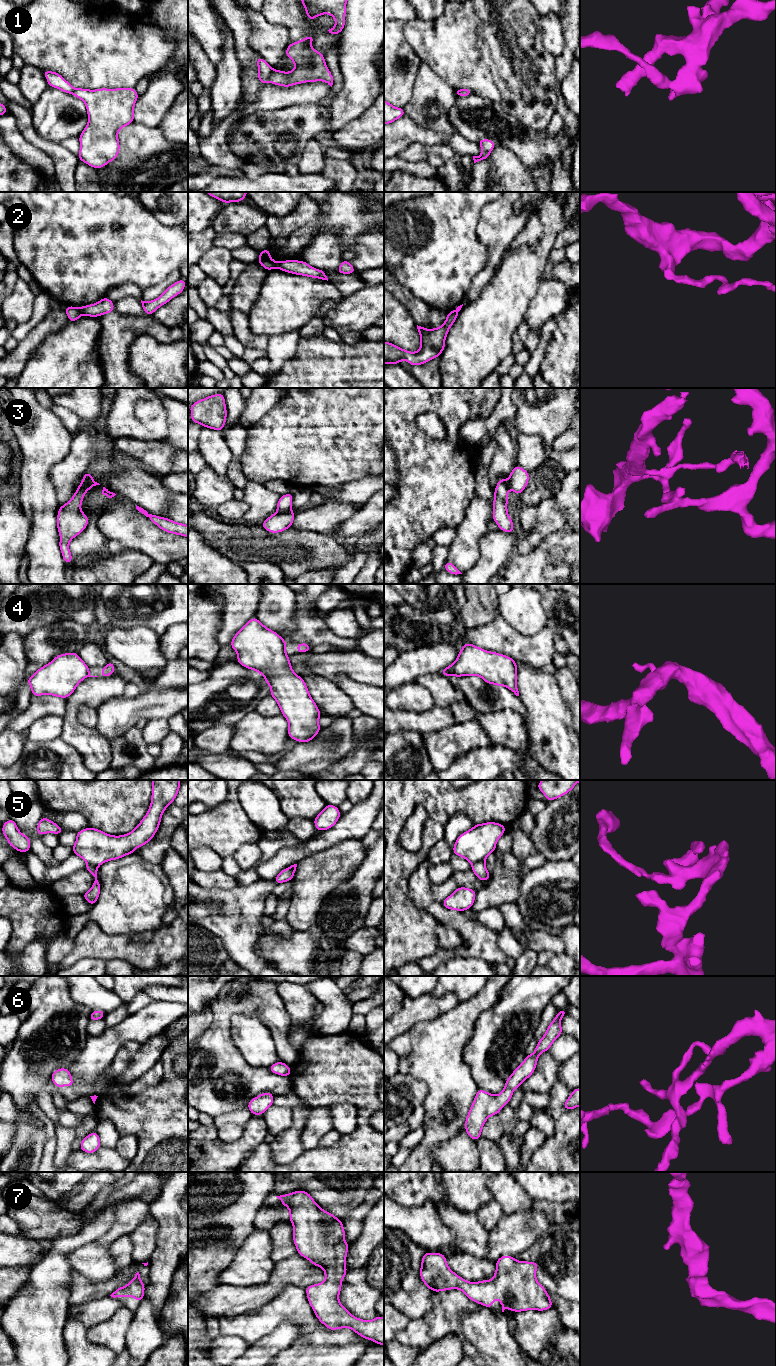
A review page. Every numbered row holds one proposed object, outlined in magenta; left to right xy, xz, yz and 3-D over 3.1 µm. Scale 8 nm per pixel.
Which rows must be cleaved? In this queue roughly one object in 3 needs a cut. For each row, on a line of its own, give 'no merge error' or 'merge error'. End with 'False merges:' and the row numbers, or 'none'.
1: merge error
2: merge error
3: merge error
4: merge error
5: merge error
6: no merge error
7: no merge error
False merges: 1, 2, 3, 4, 5

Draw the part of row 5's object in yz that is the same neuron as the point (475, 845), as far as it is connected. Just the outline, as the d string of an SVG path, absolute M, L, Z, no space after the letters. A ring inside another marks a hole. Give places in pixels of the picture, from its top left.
M496 822L476 825L460 834L453 846L453 854L469 861L472 865L485 861L495 850L496 843L505 833L506 826Z

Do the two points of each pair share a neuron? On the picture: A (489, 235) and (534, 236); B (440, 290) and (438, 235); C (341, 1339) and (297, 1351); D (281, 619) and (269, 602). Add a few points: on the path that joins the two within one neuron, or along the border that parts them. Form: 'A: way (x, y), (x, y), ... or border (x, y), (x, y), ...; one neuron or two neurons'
A: border (530, 216), (524, 228), (508, 248); two neurons
B: way (441, 276), (441, 249); one neuron
C: way (330, 1344), (323, 1351), (308, 1351); one neuron
D: way (278, 615), (273, 606); one neuron

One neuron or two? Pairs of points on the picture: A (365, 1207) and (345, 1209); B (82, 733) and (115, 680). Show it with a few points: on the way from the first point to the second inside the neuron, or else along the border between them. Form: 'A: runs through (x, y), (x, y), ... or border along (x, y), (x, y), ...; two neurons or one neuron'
A: border along (368, 1189), (363, 1200), (347, 1214), (339, 1218); two neurons
B: runs through (72, 716), (72, 709), (89, 692), (98, 690); one neuron

